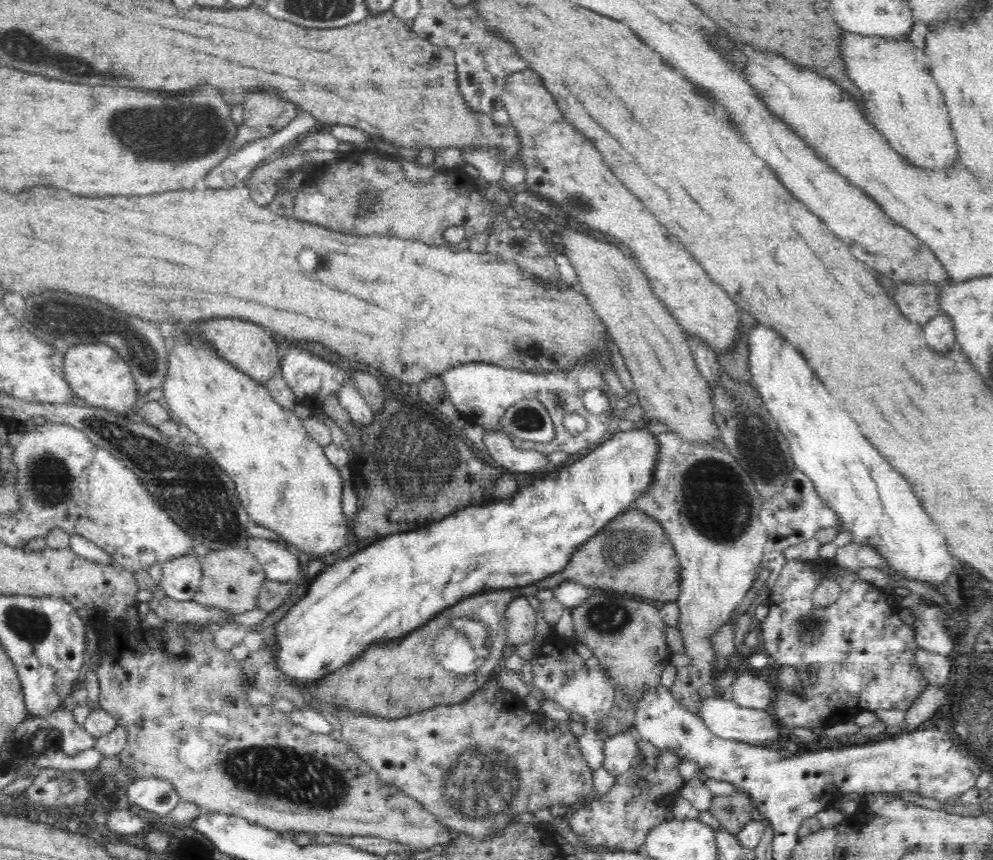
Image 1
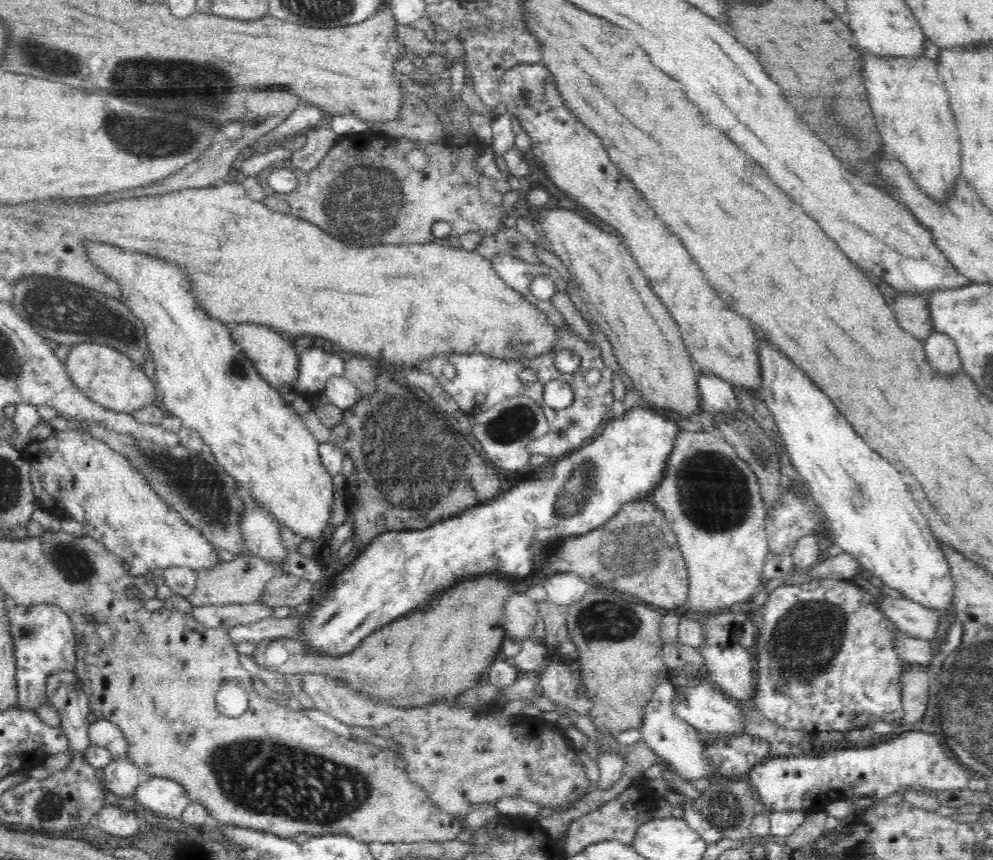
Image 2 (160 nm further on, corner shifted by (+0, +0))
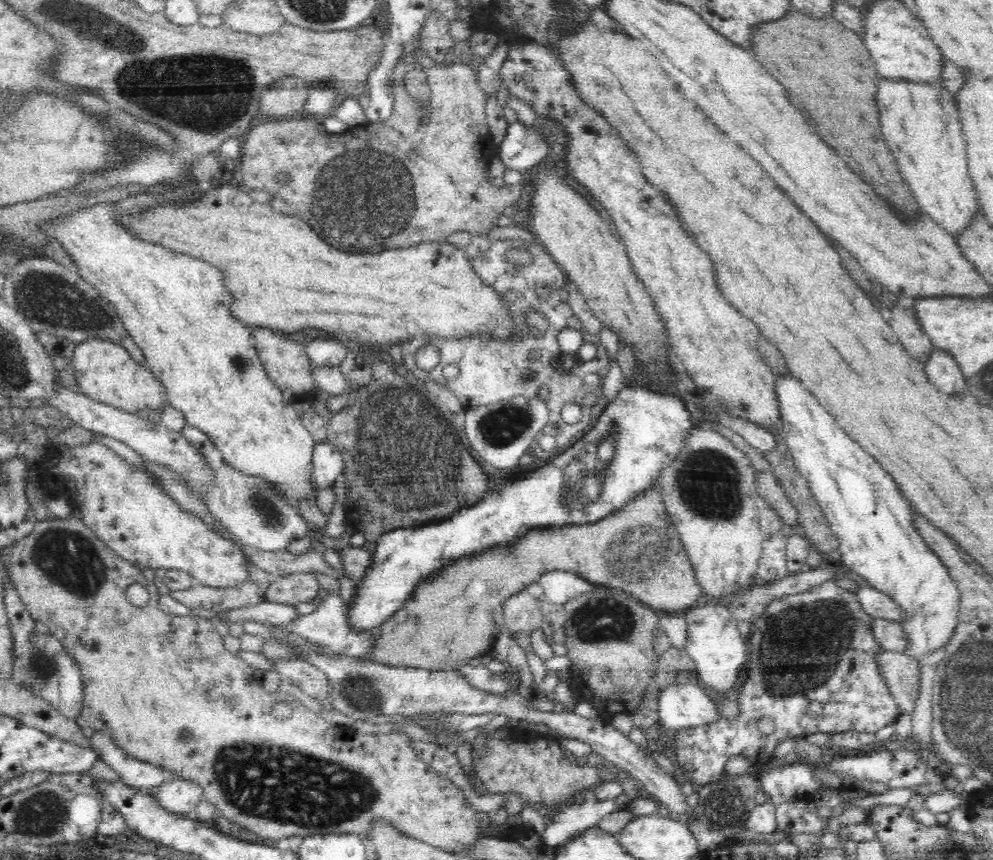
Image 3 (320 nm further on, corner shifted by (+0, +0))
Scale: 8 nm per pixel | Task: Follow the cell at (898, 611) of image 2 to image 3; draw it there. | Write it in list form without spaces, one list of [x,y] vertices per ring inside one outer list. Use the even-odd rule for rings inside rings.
[[[860,586],[858,592],[856,592],[856,599],[858,599],[862,609],[874,619],[879,618],[900,622],[905,615],[892,598],[874,588]]]

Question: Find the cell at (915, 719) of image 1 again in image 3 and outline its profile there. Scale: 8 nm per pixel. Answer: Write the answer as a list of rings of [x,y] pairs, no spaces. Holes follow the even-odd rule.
[[[882,649],[877,654],[878,671],[889,691],[894,695],[902,713],[910,714],[919,693],[919,660],[903,652]]]

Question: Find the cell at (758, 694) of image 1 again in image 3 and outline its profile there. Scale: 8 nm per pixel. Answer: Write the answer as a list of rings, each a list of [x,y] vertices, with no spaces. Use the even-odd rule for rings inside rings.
[[[724,604],[694,608],[683,617],[687,624],[685,649],[696,664],[700,683],[712,691],[728,692],[738,679],[738,673],[748,663],[747,640],[738,631],[738,620]]]

